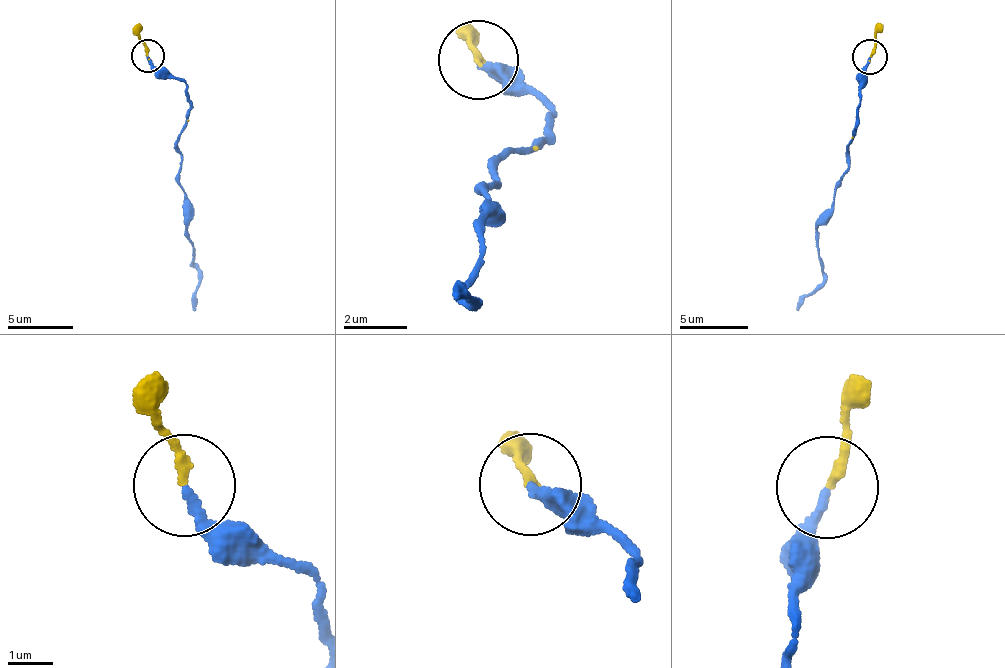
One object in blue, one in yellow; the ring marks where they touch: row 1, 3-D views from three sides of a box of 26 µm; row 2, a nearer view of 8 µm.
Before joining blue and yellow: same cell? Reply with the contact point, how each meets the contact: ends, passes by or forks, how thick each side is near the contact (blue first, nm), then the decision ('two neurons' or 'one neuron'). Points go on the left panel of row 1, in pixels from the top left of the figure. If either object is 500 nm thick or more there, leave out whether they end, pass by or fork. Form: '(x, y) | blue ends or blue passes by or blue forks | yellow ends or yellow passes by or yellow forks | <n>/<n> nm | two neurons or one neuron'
(147, 56) | blue ends | yellow ends | 190/180 nm | one neuron

